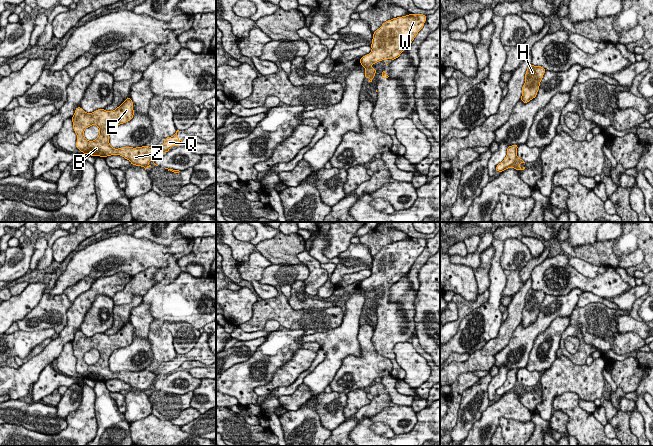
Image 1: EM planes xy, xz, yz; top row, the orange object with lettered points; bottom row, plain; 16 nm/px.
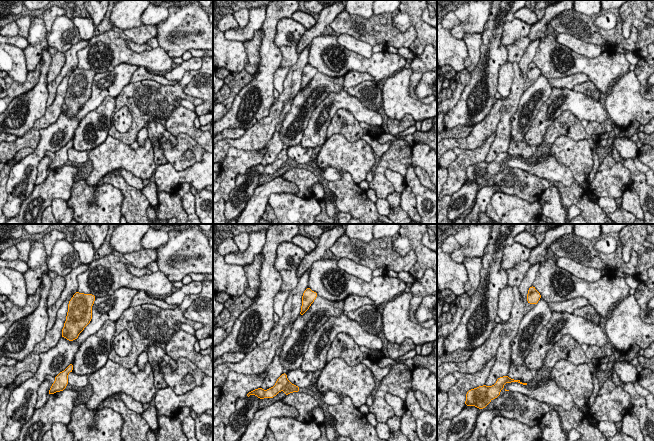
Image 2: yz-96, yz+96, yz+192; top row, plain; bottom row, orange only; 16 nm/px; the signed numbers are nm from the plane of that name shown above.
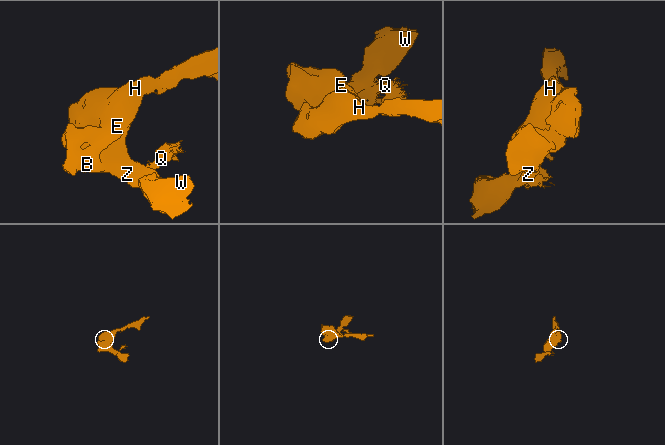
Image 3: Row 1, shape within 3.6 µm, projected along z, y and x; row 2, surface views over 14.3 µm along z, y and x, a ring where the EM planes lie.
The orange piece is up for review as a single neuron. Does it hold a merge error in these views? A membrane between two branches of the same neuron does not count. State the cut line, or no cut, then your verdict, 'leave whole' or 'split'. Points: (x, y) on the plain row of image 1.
cut in yz along (517, 380), (509, 390); split

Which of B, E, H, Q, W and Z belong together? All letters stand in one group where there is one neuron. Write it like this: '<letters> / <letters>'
B E H W Z / Q

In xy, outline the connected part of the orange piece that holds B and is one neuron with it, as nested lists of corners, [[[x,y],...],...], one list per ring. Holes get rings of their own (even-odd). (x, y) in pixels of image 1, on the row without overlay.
[[[129,321],[113,335],[98,333],[92,337],[87,337],[81,331],[77,331],[74,340],[71,342],[73,353],[77,358],[77,373],[94,381],[120,379],[129,384],[132,389],[141,391],[148,389],[155,382],[156,374],[153,372],[142,370],[115,373],[109,367],[109,357],[112,352],[133,342],[135,338],[133,330],[134,328]],[[92,349],[99,351],[99,360],[94,365],[88,365],[84,361],[84,354]]]

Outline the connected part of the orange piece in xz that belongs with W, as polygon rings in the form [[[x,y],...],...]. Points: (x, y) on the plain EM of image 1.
[[[409,238],[386,245],[373,258],[372,274],[361,281],[360,288],[365,293],[382,284],[394,284],[407,272],[423,252],[426,239]]]

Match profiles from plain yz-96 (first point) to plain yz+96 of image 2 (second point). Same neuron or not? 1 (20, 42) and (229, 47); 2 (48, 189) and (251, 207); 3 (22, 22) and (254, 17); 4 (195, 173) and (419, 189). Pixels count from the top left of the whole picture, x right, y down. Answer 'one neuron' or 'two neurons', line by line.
1: two neurons
2: one neuron
3: two neurons
4: two neurons

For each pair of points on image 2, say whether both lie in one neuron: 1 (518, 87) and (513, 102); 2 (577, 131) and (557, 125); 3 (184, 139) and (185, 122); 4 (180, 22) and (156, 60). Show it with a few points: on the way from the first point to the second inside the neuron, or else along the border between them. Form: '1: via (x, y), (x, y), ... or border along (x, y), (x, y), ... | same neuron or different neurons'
1: via (516, 91), (513, 98) | same neuron
2: via (572, 127), (562, 125) | same neuron
3: border along (176, 135), (187, 133), (202, 148) | different neurons
4: border along (158, 46), (171, 58) | different neurons

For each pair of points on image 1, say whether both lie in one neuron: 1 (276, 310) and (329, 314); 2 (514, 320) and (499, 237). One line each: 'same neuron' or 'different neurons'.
1: same neuron
2: different neurons

